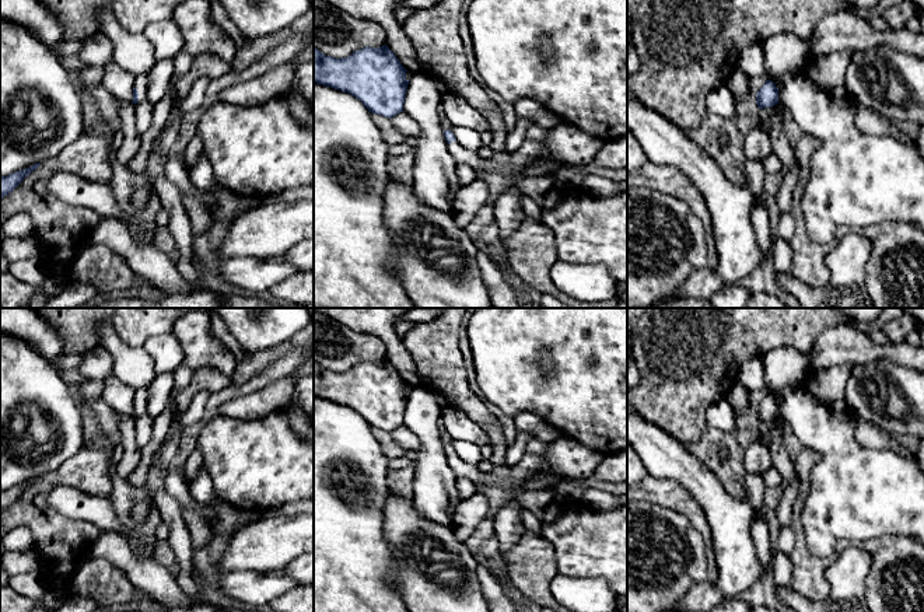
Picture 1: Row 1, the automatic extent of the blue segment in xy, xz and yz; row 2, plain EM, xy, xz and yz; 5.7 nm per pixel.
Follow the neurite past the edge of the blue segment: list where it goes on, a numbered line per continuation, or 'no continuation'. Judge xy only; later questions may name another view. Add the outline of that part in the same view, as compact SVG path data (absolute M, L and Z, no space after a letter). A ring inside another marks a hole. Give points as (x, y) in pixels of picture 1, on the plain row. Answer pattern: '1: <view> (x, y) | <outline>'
1: xy (140, 395) | M141 388L134 392L134 401L137 402L139 406L139 415L143 415L146 412L147 406L147 399L148 399L148 388Z

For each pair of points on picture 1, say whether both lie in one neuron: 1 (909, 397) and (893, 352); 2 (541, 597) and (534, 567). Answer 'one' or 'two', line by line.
1: two
2: one

